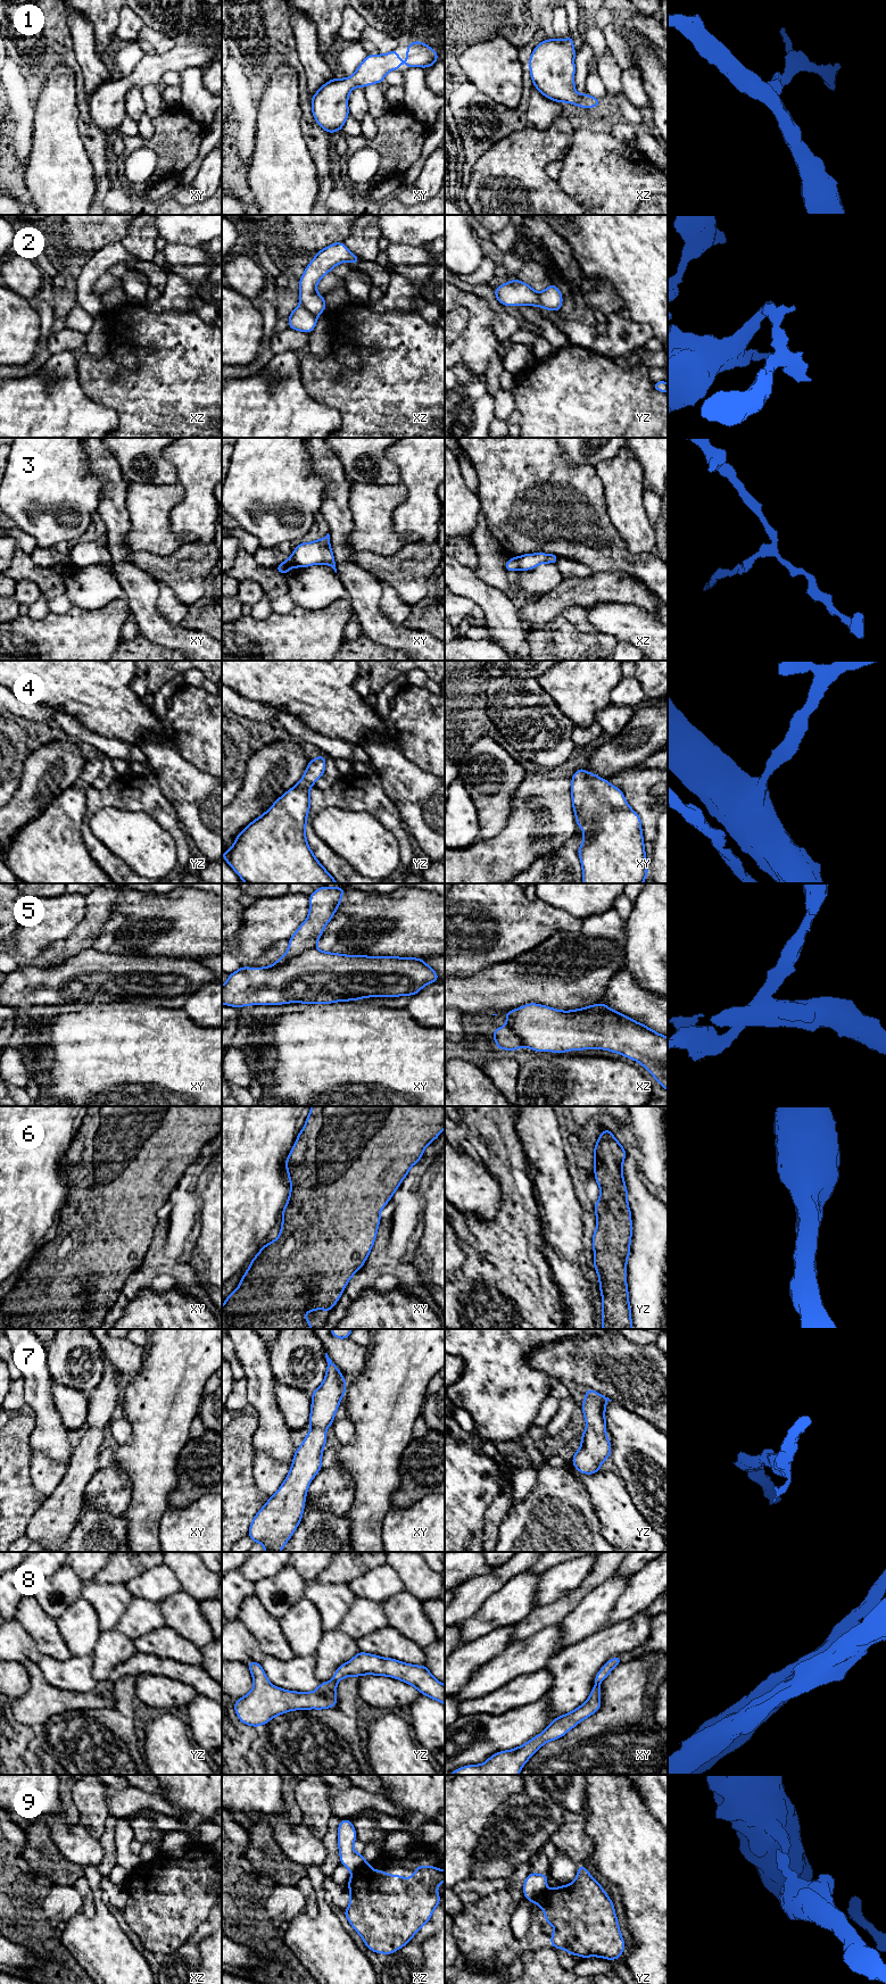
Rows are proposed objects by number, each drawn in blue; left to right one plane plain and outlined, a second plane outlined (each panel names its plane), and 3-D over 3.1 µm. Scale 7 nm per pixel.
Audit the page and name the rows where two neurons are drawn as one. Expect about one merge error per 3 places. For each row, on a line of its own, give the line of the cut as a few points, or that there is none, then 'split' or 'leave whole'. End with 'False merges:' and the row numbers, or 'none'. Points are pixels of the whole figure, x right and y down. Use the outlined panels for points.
1: cut none; leave whole
2: cut xz (300, 305), (316, 318); split
3: cut xz (515, 557), (520, 569); split
4: cut none; leave whole
5: cut xy (314, 947), (299, 953), (281, 964), (273, 965); split
6: cut none; leave whole
7: cut none; leave whole
8: cut yz (332, 1679), (336, 1683); split
9: cut yz (545, 1889), (530, 1901); split
False merges: 2, 3, 5, 8, 9

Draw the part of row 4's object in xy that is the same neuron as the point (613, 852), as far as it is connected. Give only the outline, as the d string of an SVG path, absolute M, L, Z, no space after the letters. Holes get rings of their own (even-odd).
M582 767L571 779L571 795L577 827L586 830L581 833L585 841L577 847L582 883L643 883L648 871L641 820L628 805L622 790Z

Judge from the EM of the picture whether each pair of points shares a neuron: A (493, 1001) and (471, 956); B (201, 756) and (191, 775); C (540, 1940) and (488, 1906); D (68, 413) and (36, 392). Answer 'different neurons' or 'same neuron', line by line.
A: different neurons
B: different neurons
C: same neuron
D: same neuron

